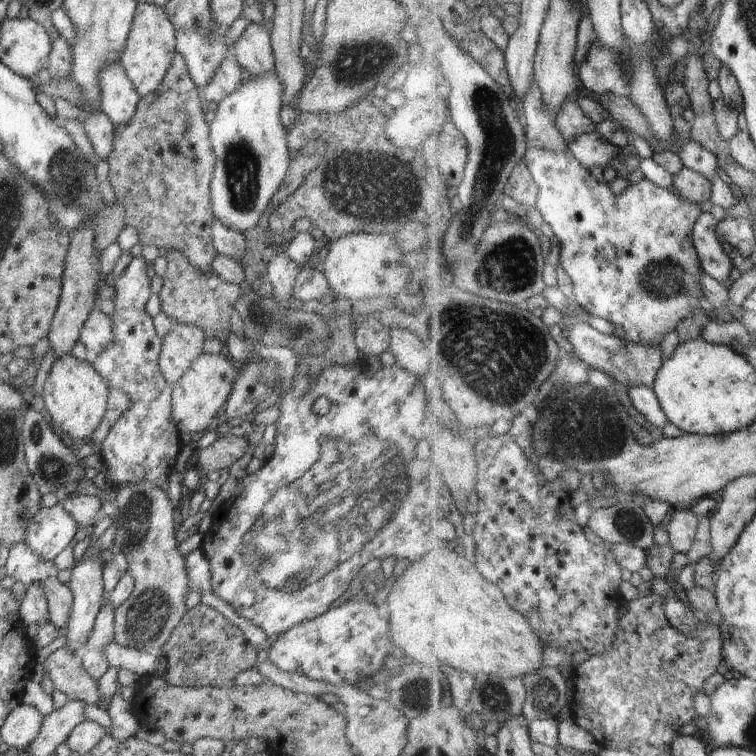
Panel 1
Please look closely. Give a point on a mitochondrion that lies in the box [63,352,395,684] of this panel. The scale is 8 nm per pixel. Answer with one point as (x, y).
(149, 614)

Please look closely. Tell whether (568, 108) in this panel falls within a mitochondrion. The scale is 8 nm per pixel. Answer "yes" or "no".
no

